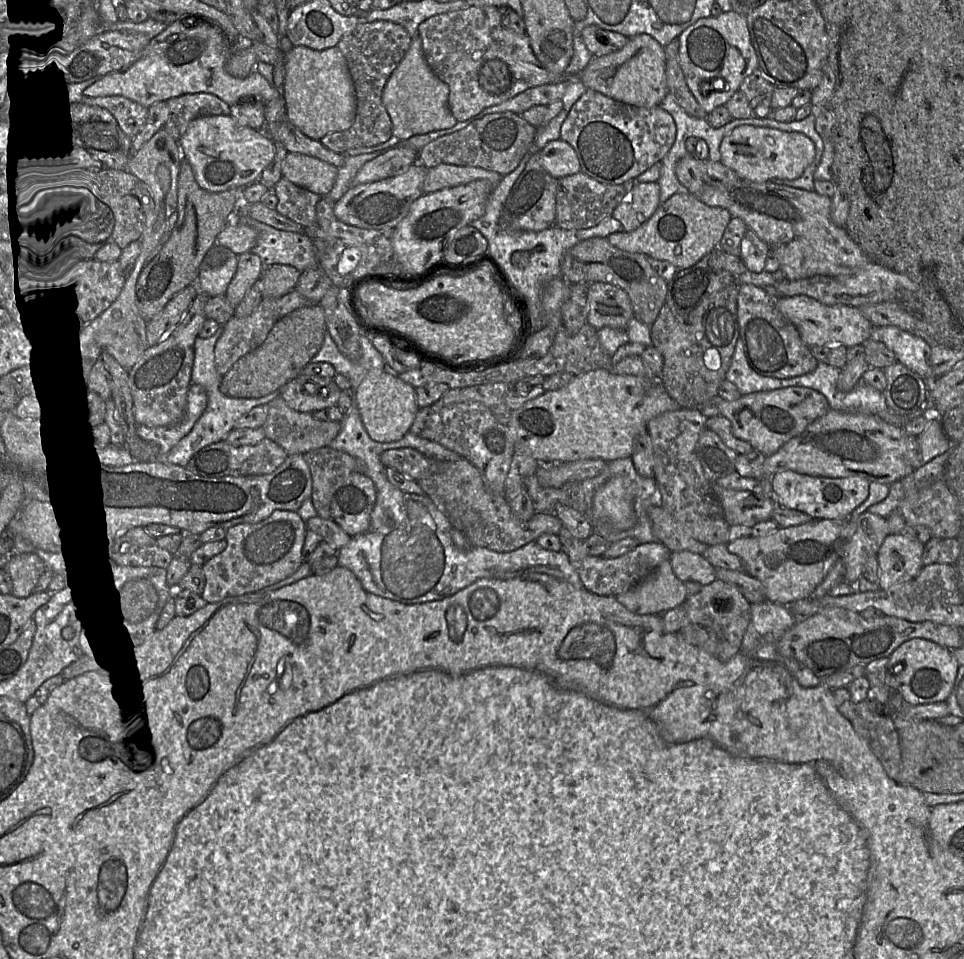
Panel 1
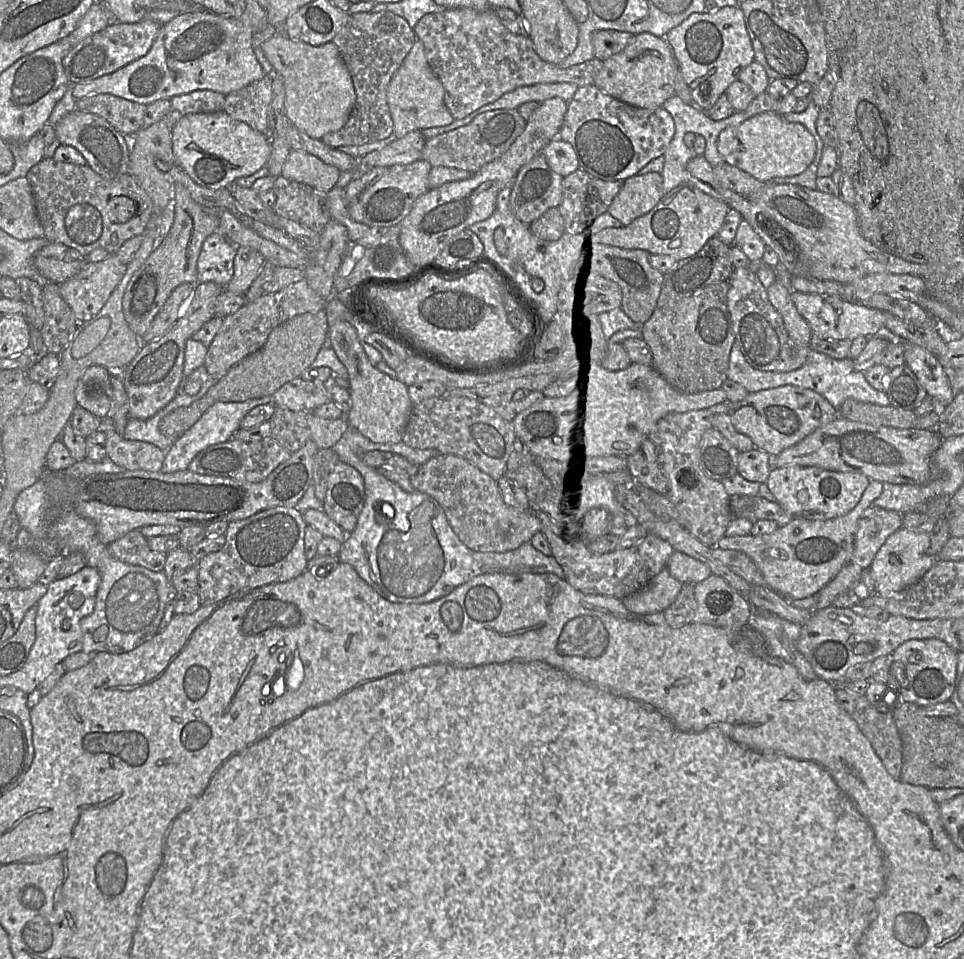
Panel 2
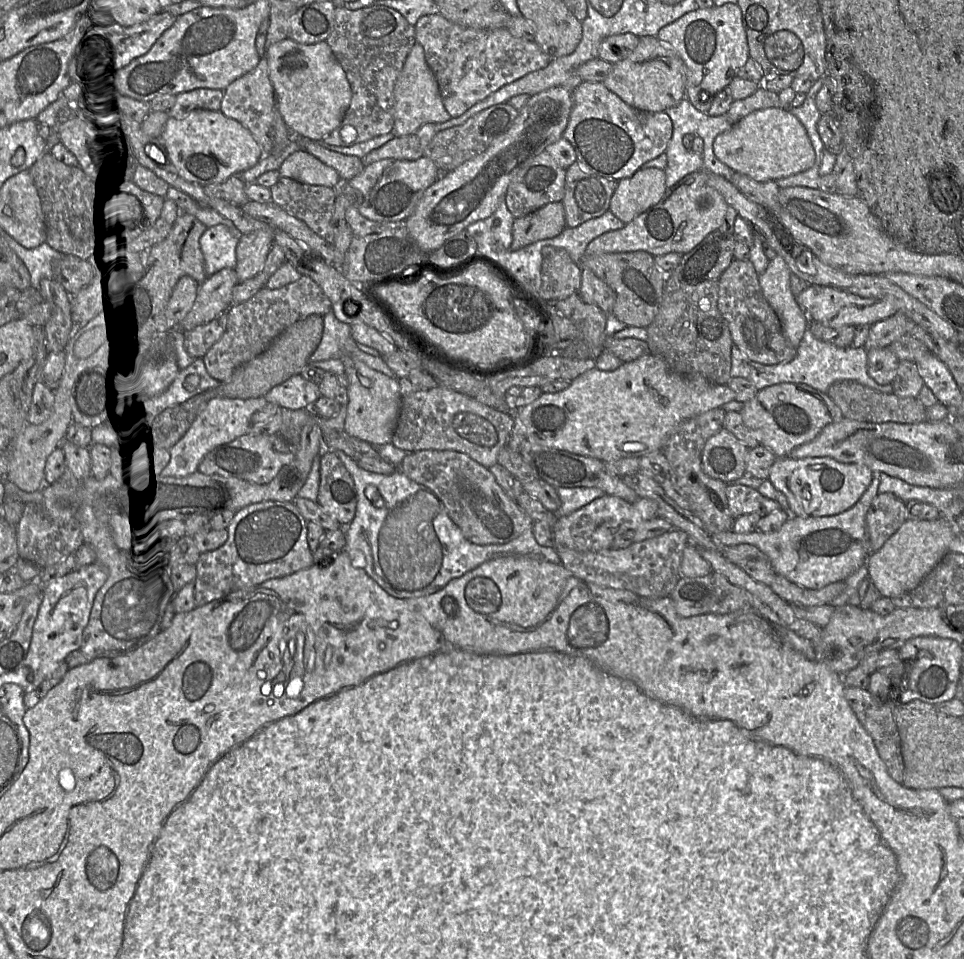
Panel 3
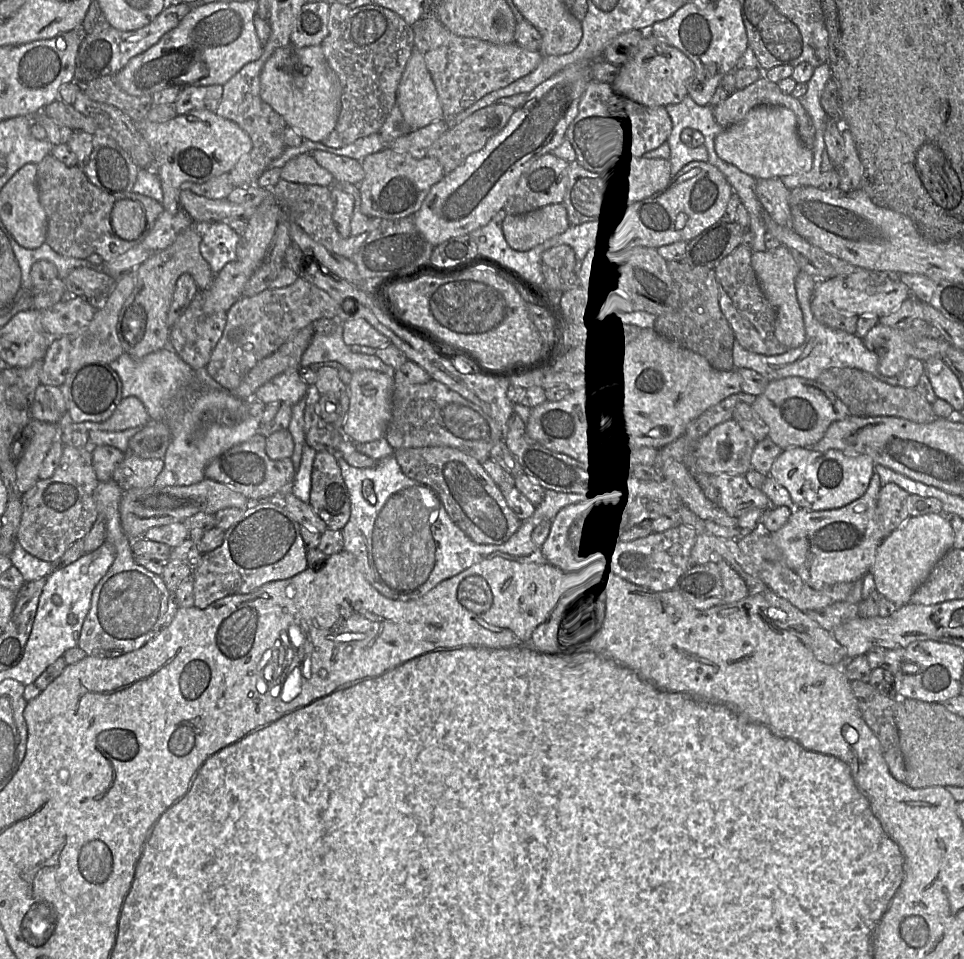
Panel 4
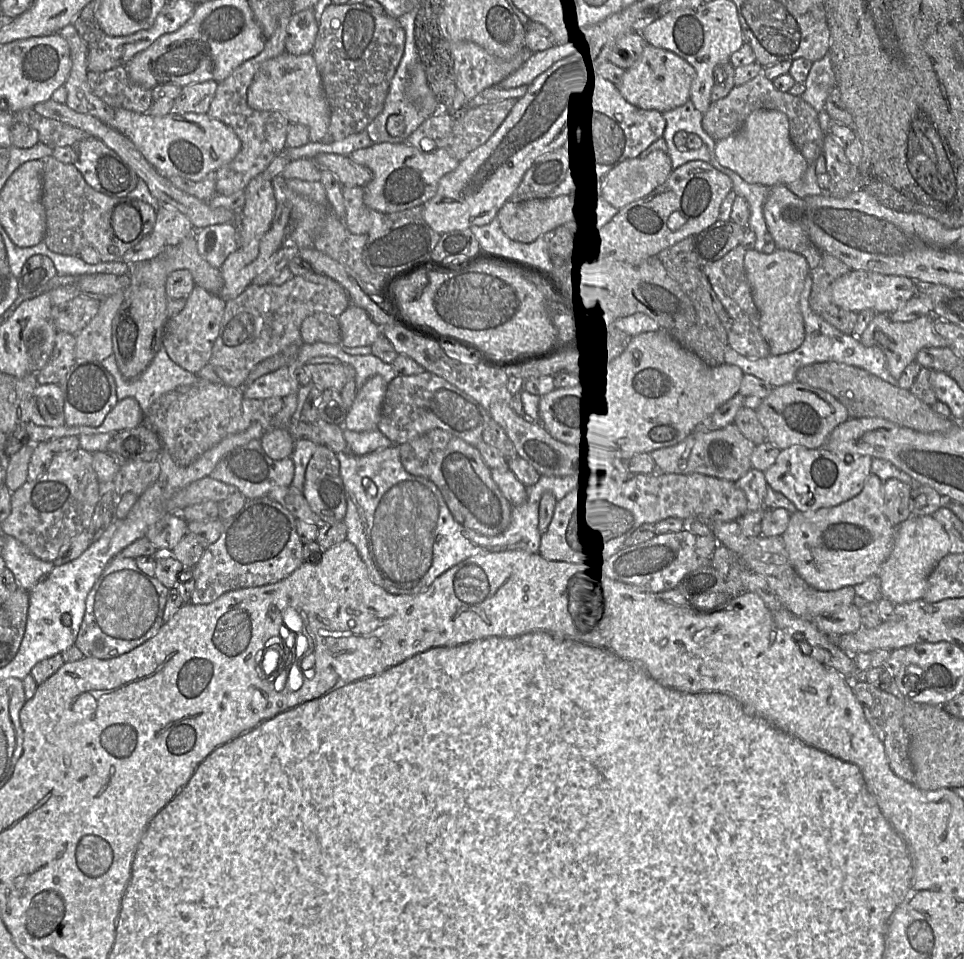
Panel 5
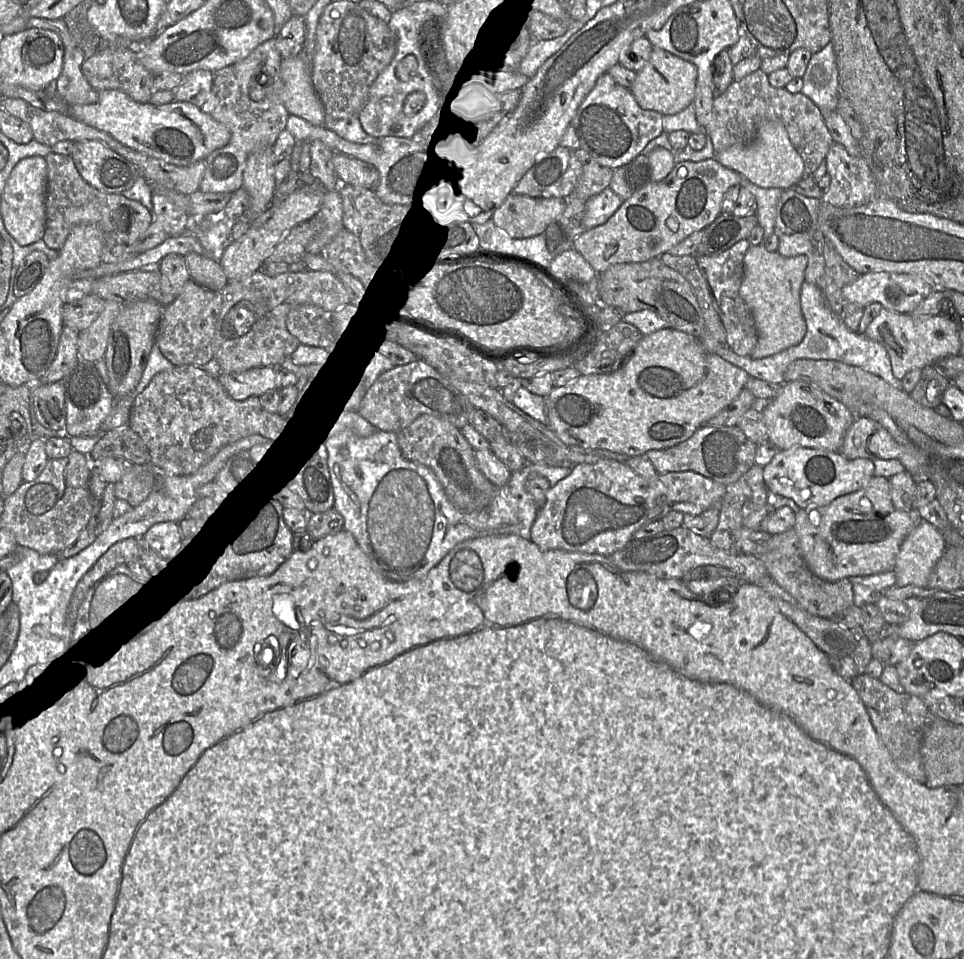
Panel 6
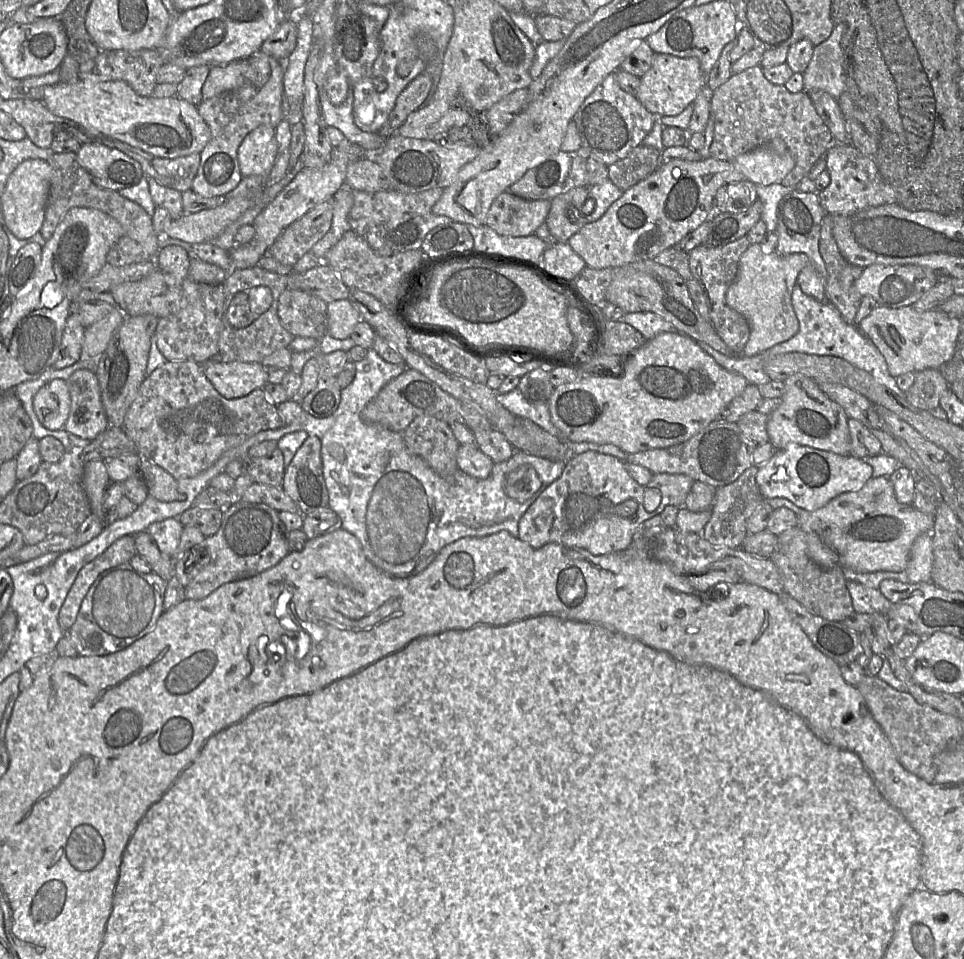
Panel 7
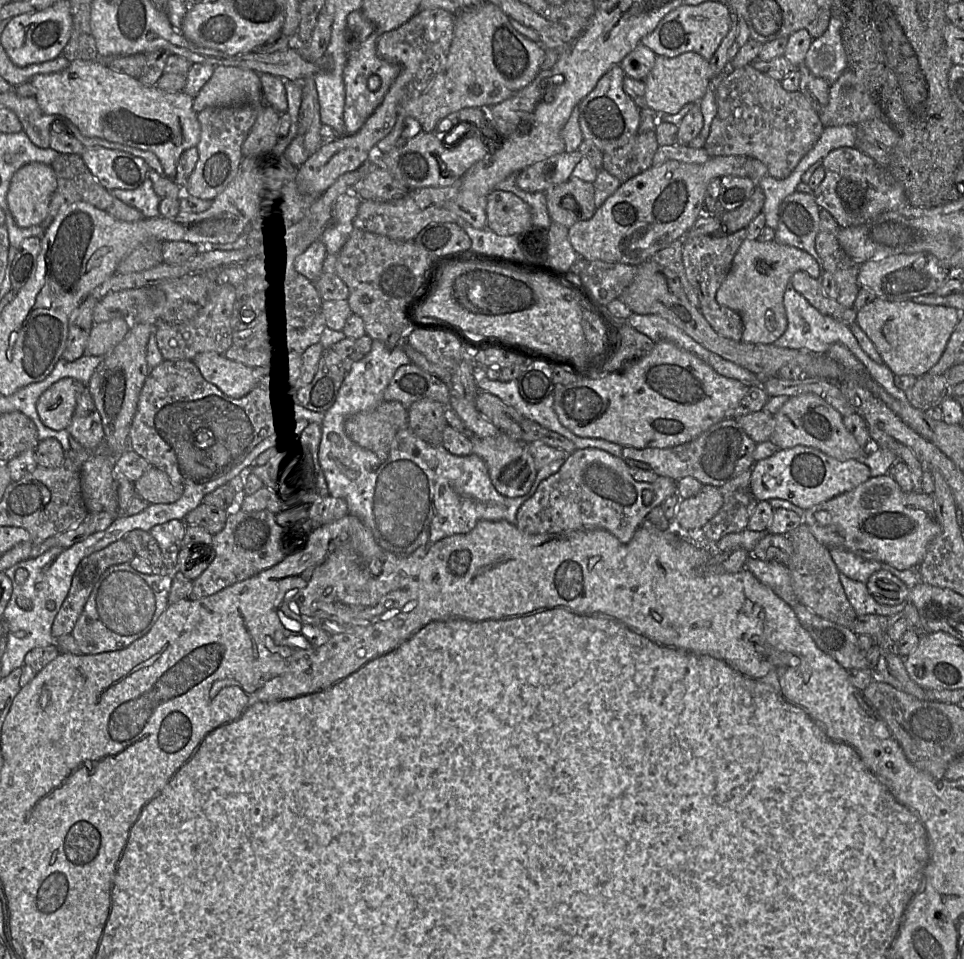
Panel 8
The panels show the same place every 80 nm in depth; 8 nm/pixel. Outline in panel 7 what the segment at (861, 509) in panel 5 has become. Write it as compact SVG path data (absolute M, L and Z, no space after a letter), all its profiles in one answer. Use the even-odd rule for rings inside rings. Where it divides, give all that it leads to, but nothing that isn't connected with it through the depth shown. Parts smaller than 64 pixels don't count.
M884 476L872 477L861 489L842 493L817 510L802 509L798 515L798 527L807 538L808 555L816 564L823 568L840 566L858 573L905 571L915 539L921 534L931 533L933 526L933 515L925 514L914 509L912 505L897 501L892 482Z

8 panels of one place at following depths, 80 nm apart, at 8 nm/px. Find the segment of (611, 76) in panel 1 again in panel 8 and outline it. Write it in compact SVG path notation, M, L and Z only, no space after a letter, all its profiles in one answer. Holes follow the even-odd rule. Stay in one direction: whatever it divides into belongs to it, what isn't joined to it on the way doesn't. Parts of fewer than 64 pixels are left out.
M686 52L673 58L657 55L653 68L643 80L647 106L657 113L676 114L687 103L699 103L711 80L710 61L696 52Z

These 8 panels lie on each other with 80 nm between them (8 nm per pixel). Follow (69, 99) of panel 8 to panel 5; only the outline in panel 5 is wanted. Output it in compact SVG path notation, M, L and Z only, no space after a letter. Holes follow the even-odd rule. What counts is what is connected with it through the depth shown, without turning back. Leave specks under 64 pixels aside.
M116 108L113 129L126 136L146 160L164 177L180 176L200 181L211 171L231 162L241 148L233 129L223 122L193 112L173 110L164 116L152 116Z

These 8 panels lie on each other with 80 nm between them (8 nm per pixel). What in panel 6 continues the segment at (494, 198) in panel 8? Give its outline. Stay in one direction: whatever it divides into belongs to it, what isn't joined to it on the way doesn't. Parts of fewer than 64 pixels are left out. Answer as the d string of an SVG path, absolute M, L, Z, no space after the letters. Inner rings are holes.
M510 194L494 211L491 220L508 237L524 239L544 233L564 210L564 198L541 199Z

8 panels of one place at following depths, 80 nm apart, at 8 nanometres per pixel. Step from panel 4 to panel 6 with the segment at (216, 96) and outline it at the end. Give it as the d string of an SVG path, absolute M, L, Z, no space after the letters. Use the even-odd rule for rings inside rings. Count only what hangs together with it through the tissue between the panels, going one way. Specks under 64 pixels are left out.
M194 70L187 73L174 90L175 100L189 102L201 108L211 93L214 76L209 70Z

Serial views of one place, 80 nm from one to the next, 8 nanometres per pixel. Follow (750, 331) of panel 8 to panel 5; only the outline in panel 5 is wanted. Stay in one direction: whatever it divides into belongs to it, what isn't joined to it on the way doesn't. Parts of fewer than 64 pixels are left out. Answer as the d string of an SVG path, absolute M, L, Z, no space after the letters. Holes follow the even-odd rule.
M753 248L746 250L744 268L753 301L760 314L760 332L769 345L770 356L779 356L798 349L805 339L805 326L799 300L804 282L810 273L806 258L787 250L776 249L771 254L765 254Z

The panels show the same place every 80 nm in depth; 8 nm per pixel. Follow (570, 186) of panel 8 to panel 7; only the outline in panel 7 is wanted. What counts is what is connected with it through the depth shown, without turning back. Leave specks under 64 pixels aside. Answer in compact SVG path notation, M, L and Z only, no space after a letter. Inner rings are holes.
M580 186L551 199L550 211L545 222L555 241L568 243L575 233L589 223L583 214L588 194L589 187Z

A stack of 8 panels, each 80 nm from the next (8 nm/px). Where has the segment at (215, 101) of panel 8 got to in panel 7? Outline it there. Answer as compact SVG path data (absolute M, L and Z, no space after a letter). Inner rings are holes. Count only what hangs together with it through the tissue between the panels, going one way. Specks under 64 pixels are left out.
M247 59L230 62L225 65L210 66L209 75L202 87L202 99L207 100L223 92L241 87L245 82Z

